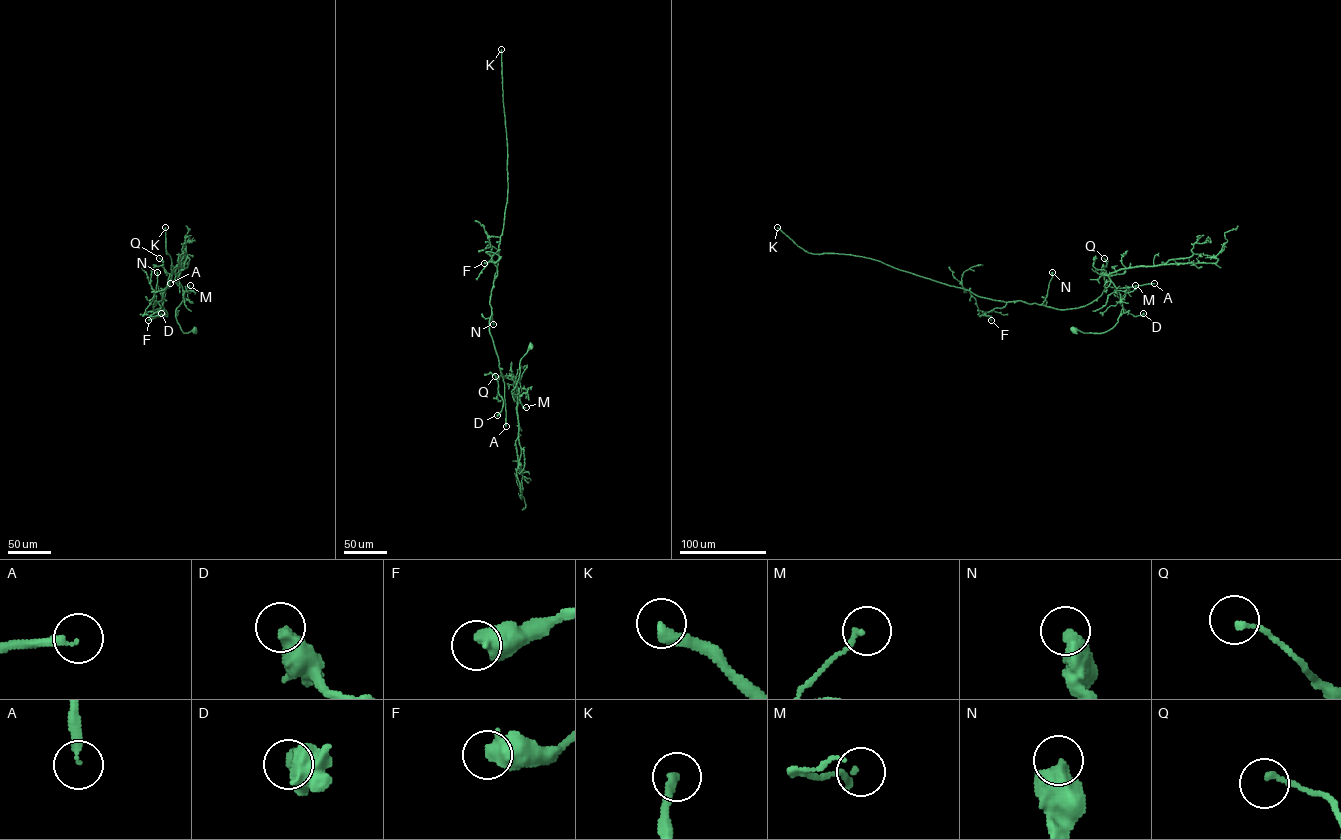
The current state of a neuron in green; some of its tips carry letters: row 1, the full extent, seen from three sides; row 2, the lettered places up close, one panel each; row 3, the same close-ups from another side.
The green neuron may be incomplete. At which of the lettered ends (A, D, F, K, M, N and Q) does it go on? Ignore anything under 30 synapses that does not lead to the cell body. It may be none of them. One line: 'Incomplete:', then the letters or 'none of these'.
Incomplete: A, K

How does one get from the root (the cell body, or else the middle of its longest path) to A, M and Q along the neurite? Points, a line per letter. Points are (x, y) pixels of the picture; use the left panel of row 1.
A: (194, 331), (181, 330), (175, 311), (183, 290), (172, 272), (170, 283)
M: (194, 331), (184, 333), (175, 316), (183, 292), (190, 285)
Q: (194, 331), (184, 333), (177, 322), (175, 311), (182, 300), (182, 287), (178, 276), (168, 273), (159, 258)

